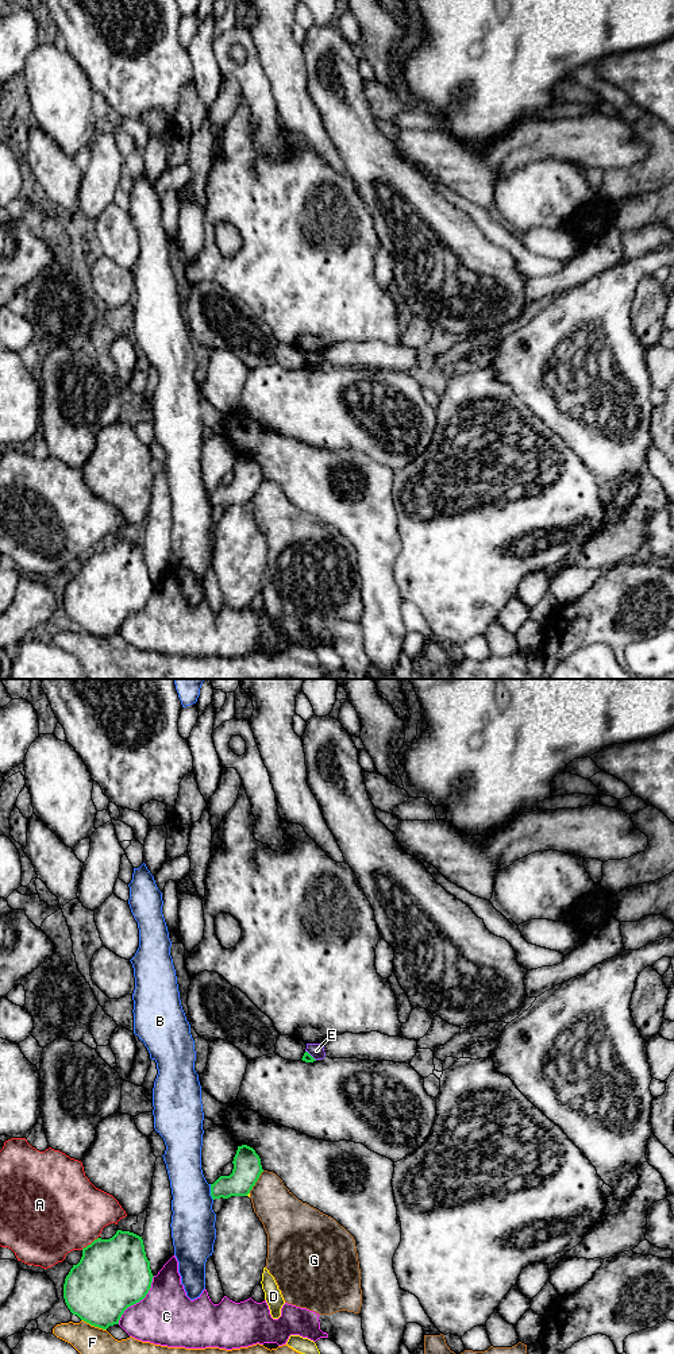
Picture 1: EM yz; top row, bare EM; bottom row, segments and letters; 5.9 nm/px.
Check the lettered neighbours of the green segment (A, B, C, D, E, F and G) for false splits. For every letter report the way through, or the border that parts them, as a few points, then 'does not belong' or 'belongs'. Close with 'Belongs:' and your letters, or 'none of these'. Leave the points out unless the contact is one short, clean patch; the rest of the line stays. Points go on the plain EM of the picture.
A: does not belong
B: does not belong
C: does not belong
D: border along yz (249, 501), (246, 504); does not belong
E: border along yz (305, 359), (315, 369); does not belong
F: does not belong
G: does not belong
Belongs: none of these

